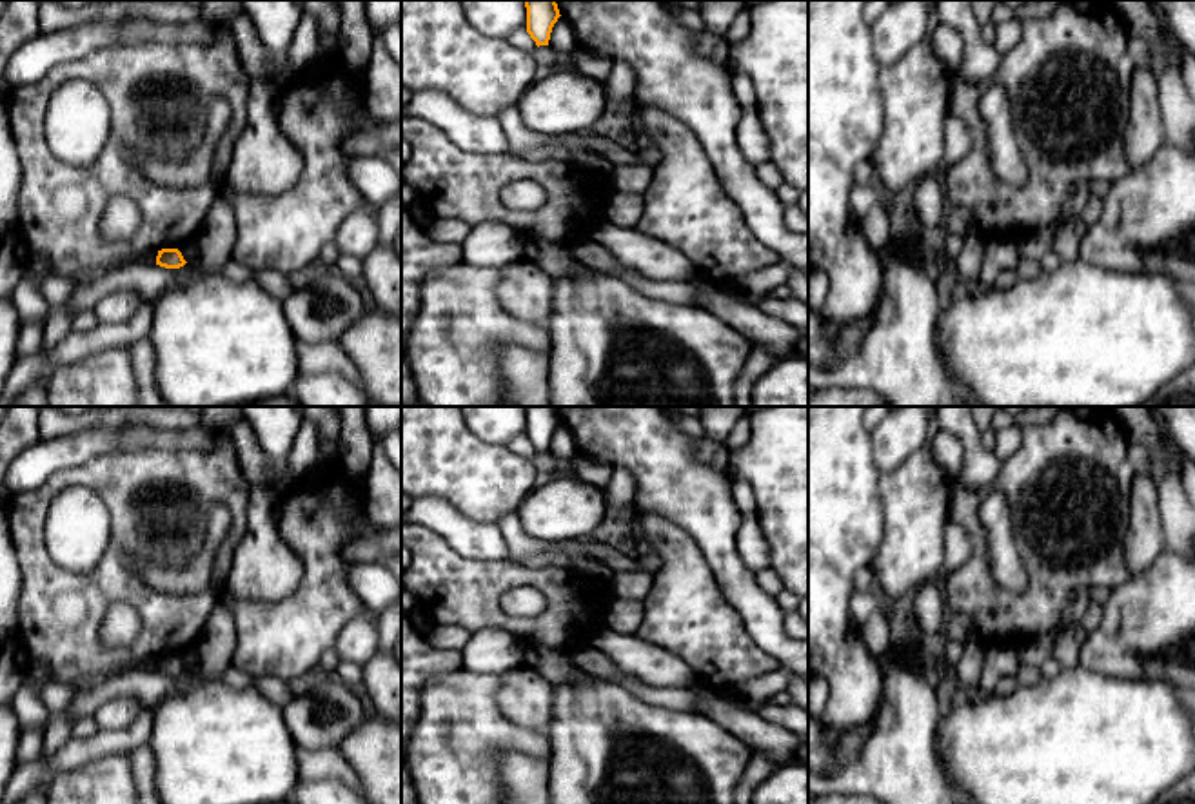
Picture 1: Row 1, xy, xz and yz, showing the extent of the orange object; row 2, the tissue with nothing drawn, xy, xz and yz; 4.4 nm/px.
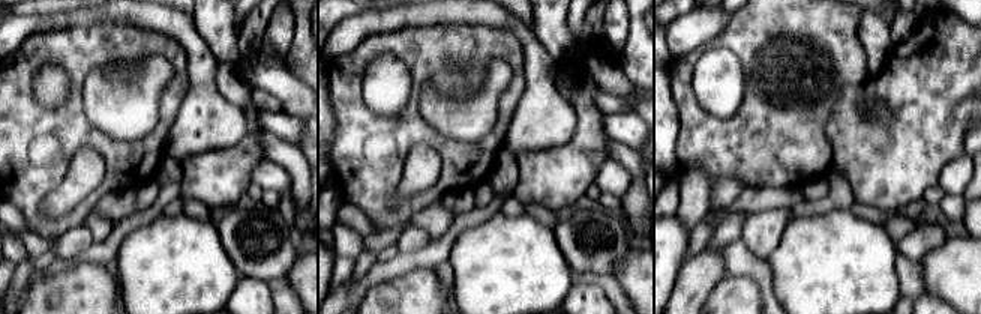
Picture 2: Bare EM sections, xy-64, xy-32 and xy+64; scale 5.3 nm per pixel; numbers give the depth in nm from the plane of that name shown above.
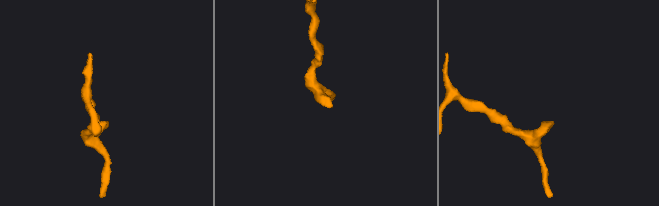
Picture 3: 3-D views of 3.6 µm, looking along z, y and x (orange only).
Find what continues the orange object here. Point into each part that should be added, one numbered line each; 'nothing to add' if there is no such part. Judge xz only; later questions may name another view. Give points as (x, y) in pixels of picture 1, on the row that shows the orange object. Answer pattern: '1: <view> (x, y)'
nothing to add

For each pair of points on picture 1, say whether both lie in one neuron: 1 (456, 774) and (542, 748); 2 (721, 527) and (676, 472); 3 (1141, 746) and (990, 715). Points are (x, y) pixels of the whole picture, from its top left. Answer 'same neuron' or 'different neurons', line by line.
1: same neuron
2: same neuron
3: same neuron

